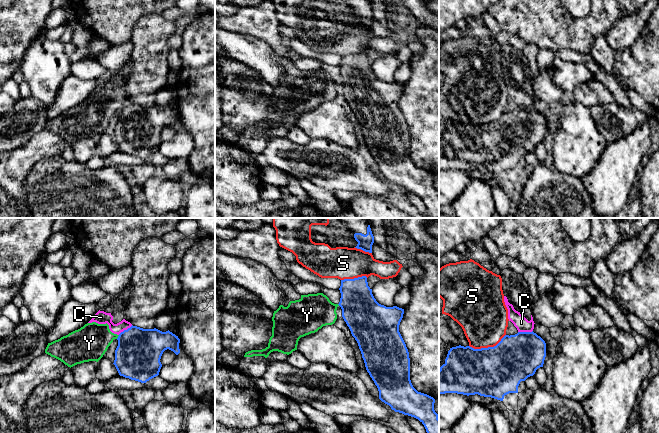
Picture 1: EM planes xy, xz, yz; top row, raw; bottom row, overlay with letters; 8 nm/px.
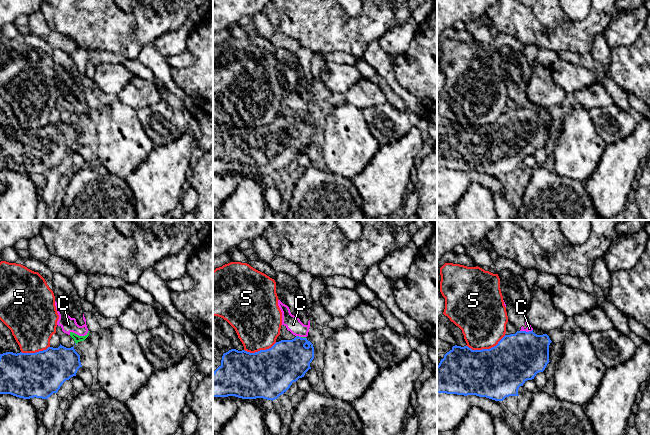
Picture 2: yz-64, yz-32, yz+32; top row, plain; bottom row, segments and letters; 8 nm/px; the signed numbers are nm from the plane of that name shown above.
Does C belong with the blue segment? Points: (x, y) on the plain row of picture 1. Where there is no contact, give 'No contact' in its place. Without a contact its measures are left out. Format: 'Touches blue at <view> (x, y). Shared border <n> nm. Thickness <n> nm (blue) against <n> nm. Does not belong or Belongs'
Touches blue at yz (525, 108). Shared border 120 nm. Thickness 360 nm (blue) against 110 nm. Does not belong

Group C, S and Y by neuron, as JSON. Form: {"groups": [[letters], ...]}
{"groups": [["C", "Y"], ["S"]]}

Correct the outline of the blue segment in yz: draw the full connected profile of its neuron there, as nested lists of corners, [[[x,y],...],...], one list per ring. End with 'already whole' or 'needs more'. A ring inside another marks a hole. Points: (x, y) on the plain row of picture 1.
[[[533,107],[505,111],[494,123],[452,123],[448,127],[445,139],[439,145],[439,170],[478,170],[503,177],[505,171],[518,169],[520,158],[533,152],[538,144],[543,143],[545,133],[546,119]]]; already whole

